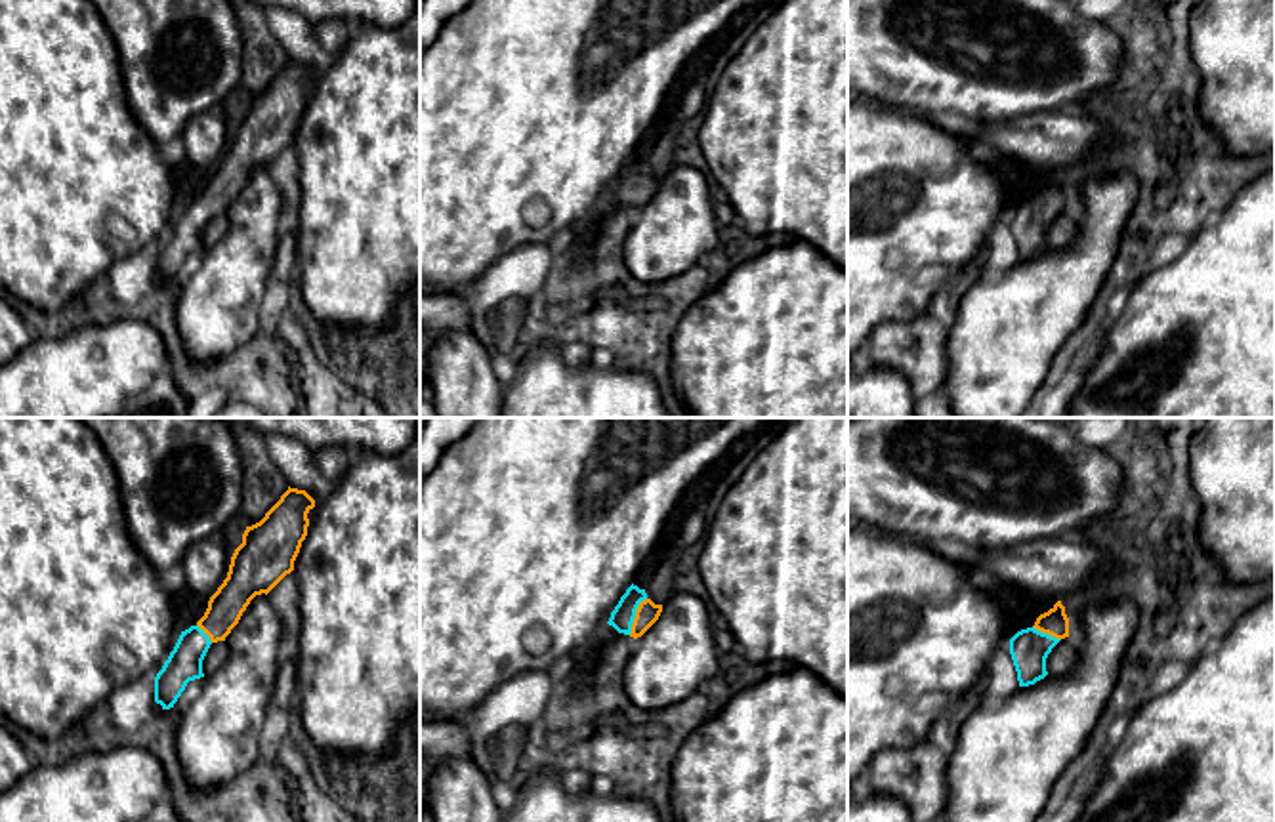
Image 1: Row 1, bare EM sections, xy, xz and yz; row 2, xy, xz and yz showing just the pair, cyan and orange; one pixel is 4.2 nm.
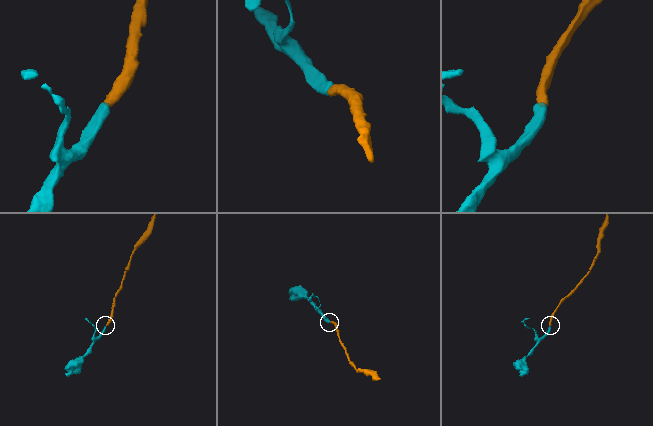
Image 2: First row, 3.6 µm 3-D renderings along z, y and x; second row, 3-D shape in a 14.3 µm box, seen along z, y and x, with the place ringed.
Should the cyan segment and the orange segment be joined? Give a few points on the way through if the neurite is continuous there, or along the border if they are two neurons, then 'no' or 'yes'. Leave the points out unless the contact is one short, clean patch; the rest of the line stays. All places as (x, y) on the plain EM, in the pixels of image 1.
runs through xz (623, 189), (634, 189), (647, 185); yes

